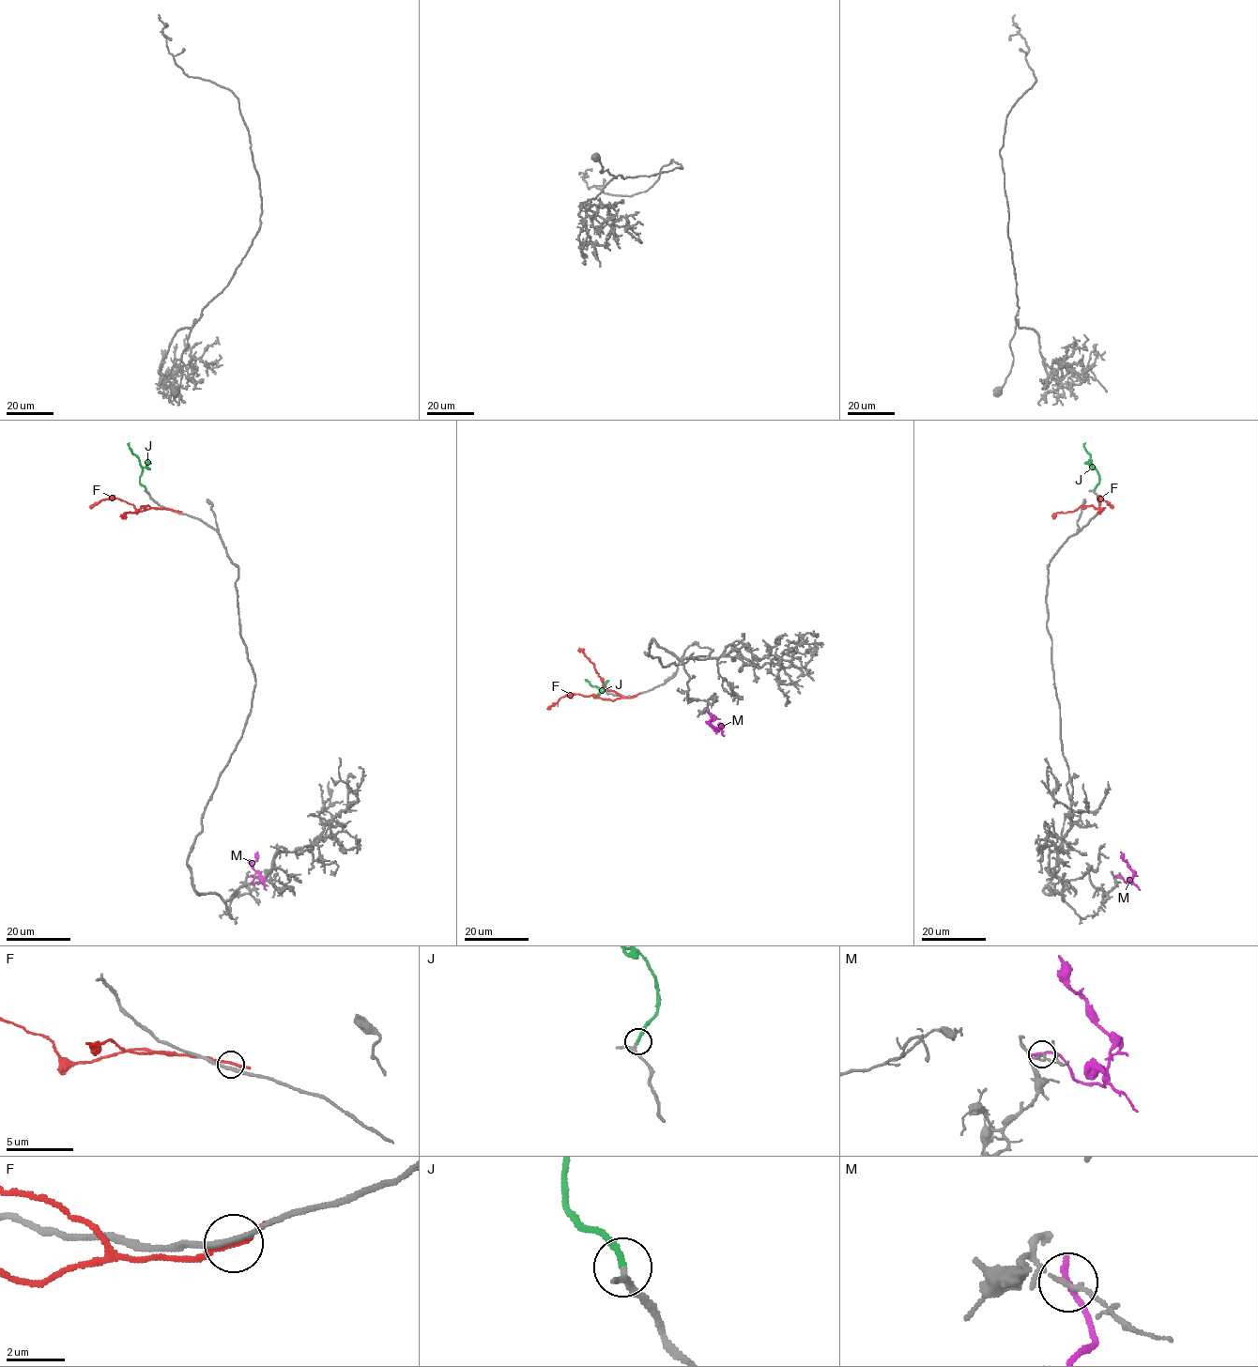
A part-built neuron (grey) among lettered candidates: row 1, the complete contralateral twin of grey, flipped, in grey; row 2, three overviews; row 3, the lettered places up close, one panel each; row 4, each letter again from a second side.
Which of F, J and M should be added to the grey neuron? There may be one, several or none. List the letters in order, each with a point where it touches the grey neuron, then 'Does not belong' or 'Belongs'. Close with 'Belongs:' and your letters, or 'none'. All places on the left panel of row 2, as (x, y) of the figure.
F: Touches grey at (176, 511). Does not belong
J: Touches grey at (145, 489). Belongs
M: Touches grey at (251, 876). Does not belong
Belongs: J

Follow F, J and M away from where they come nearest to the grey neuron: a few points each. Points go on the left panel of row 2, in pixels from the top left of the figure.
F: (176, 511), (156, 507), (139, 511), (133, 505), (110, 498), (89, 506)
J: (145, 489), (139, 482), (142, 467), (129, 442)
M: (251, 876), (252, 883), (260, 883), (263, 879), (252, 863), (256, 860), (257, 852)

